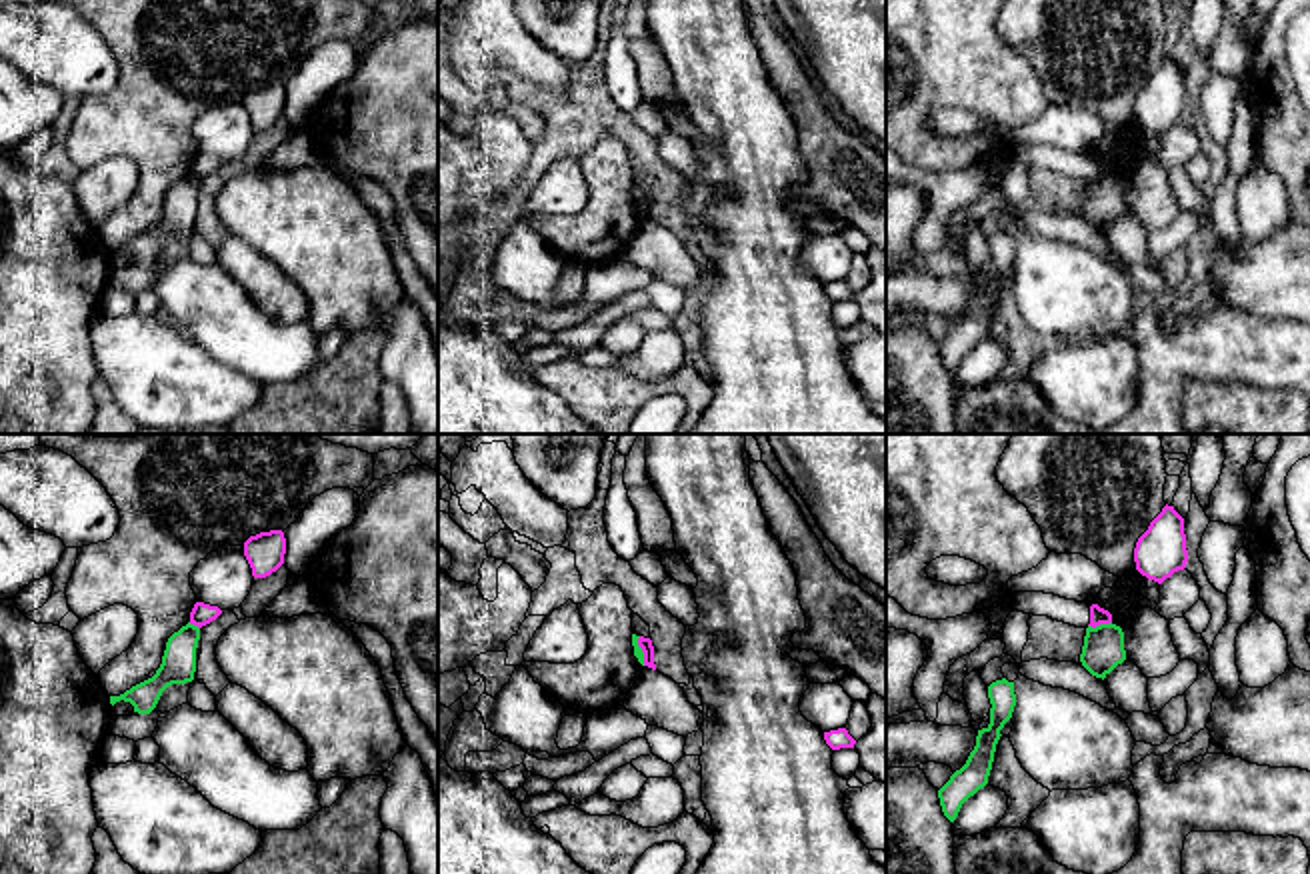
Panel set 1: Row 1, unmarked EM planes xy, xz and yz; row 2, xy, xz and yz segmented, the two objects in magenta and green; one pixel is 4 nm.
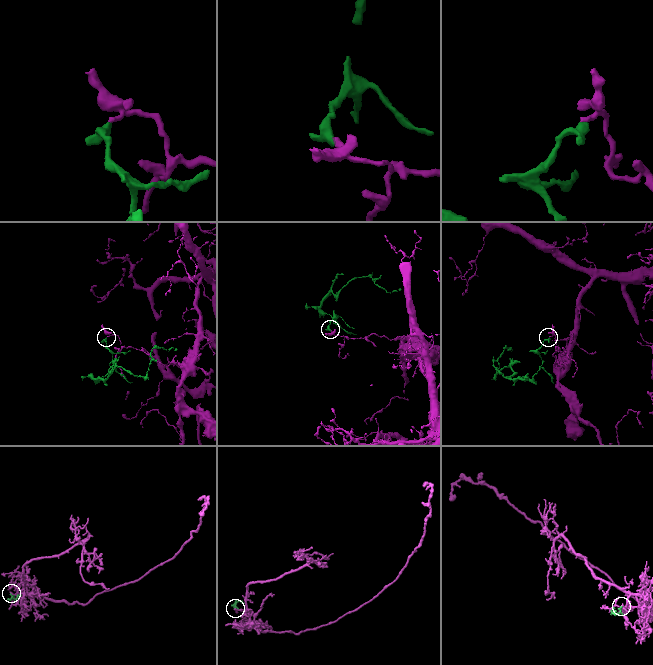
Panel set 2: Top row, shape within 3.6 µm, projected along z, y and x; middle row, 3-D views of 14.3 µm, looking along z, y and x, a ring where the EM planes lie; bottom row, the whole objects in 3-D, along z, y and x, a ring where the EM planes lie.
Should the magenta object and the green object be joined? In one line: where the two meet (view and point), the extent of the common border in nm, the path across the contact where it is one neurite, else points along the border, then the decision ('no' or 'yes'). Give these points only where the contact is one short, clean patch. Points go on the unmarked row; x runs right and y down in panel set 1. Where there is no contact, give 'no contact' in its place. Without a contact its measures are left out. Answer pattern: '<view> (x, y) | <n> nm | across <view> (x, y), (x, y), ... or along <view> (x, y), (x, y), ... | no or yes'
yz (1098, 176) | 100 nm | along yz (1110, 172), (1088, 178) | no

